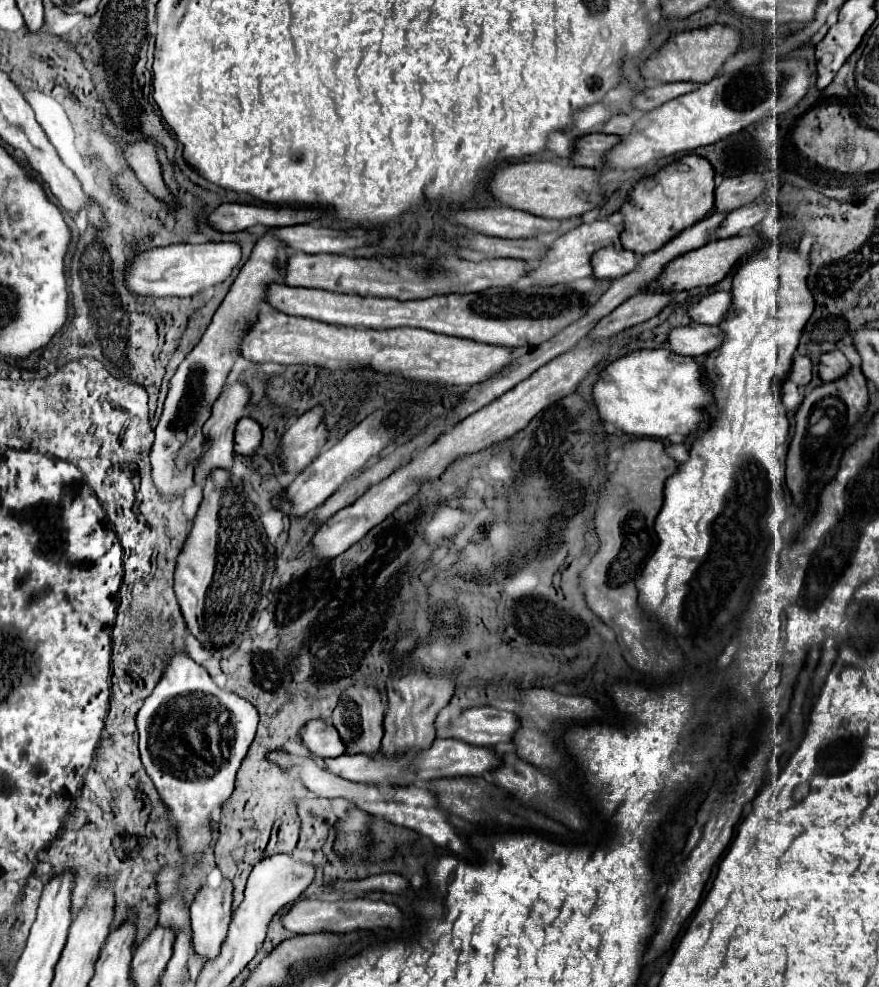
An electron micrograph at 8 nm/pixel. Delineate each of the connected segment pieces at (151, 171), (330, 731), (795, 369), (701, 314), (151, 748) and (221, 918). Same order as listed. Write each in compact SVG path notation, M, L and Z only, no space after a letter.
M142 141L142 143L134 143L134 145L126 147L124 157L130 163L130 167L134 169L136 177L144 183L144 187L152 195L156 195L158 199L162 199L166 203L174 203L174 197L170 195L170 191L166 189L166 185L162 181L160 163L156 159L156 151L154 151L152 143Z
M308 721L300 733L302 745L316 757L338 757L344 753L342 739L338 737L338 731L324 721Z
M796 355L788 381L794 381L796 385L808 385L810 379L812 379L812 361L810 361L810 357Z
M714 291L704 299L700 299L690 309L690 317L702 325L720 325L730 307L732 307L732 295L724 291Z
M176 649L172 657L168 657L162 679L158 681L152 695L146 697L144 705L136 715L136 727L140 733L138 749L142 765L168 811L168 823L178 839L184 863L190 869L202 863L202 855L212 843L212 829L210 829L212 813L218 807L222 807L224 801L230 797L234 789L236 771L256 735L256 725L258 725L258 711L254 709L254 705L230 691L220 689L210 679L208 671L190 657L186 657L184 651L180 649Z
M222 881L218 889L210 889L204 885L196 893L194 903L190 905L192 931L194 931L192 945L194 953L204 963L216 959L220 953L232 917L230 905L232 905L230 881Z

